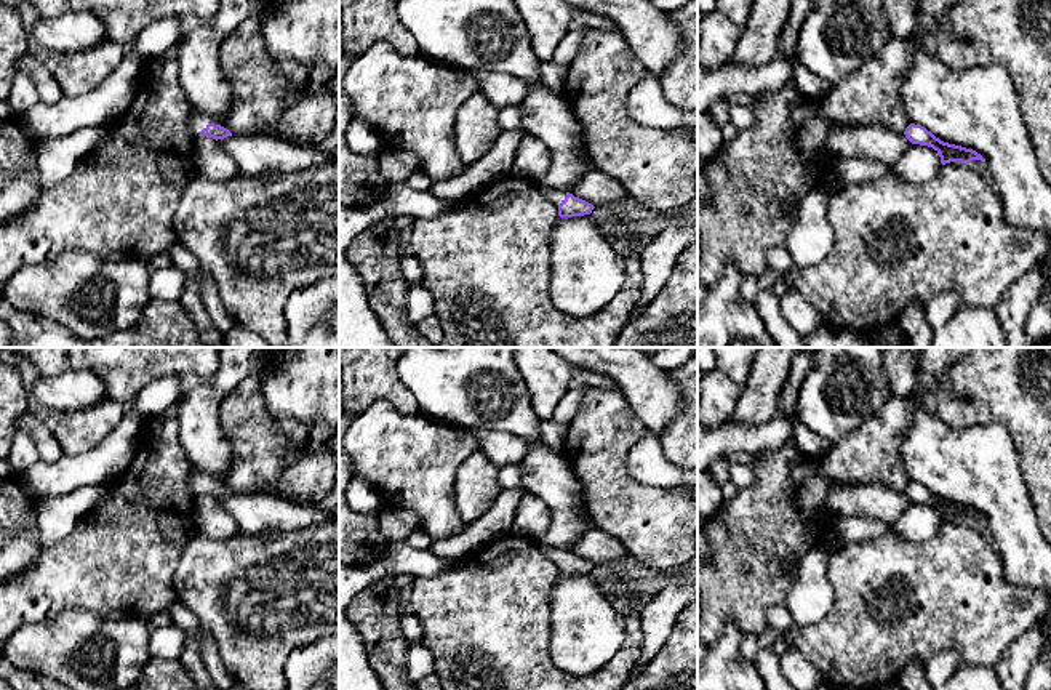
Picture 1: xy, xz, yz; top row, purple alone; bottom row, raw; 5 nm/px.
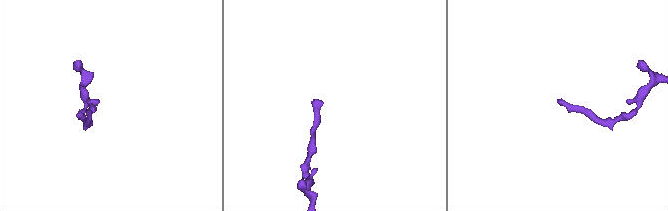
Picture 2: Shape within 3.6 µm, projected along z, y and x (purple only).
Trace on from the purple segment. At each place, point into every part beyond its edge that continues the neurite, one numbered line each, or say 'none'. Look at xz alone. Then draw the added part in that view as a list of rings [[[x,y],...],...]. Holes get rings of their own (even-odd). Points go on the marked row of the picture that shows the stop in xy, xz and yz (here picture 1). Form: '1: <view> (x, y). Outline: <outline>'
1: xz (555, 196). Outline: [[[542,187],[545,197],[558,208],[558,205],[565,200],[566,192],[558,191],[558,189],[549,189]]]

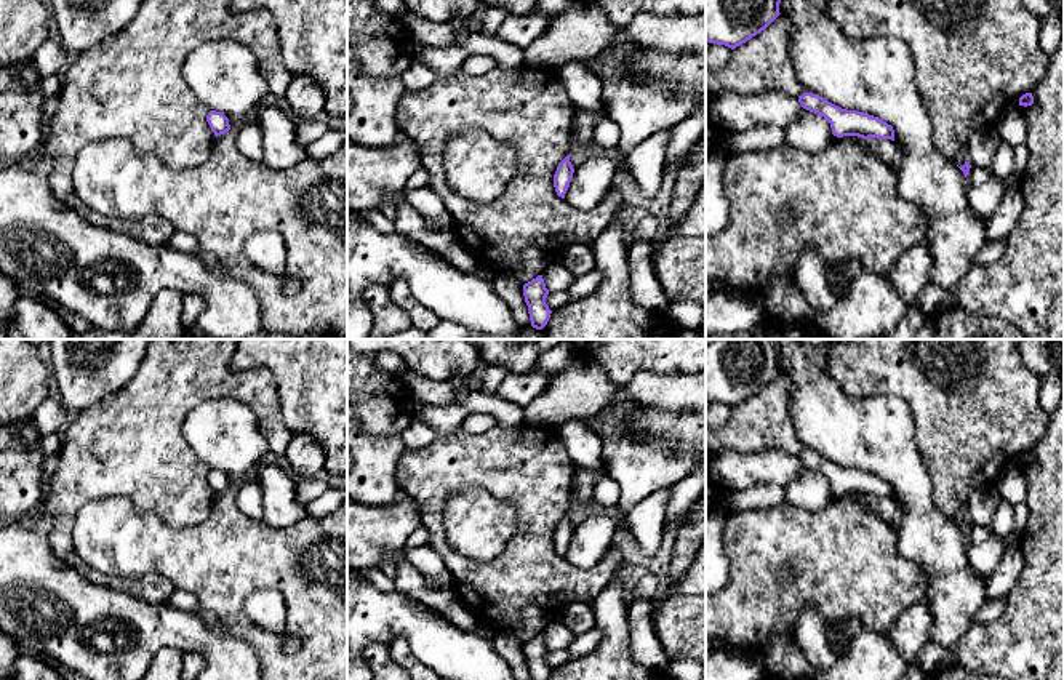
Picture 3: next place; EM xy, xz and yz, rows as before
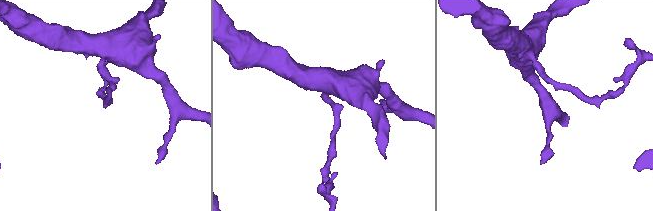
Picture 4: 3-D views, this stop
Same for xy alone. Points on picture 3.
none

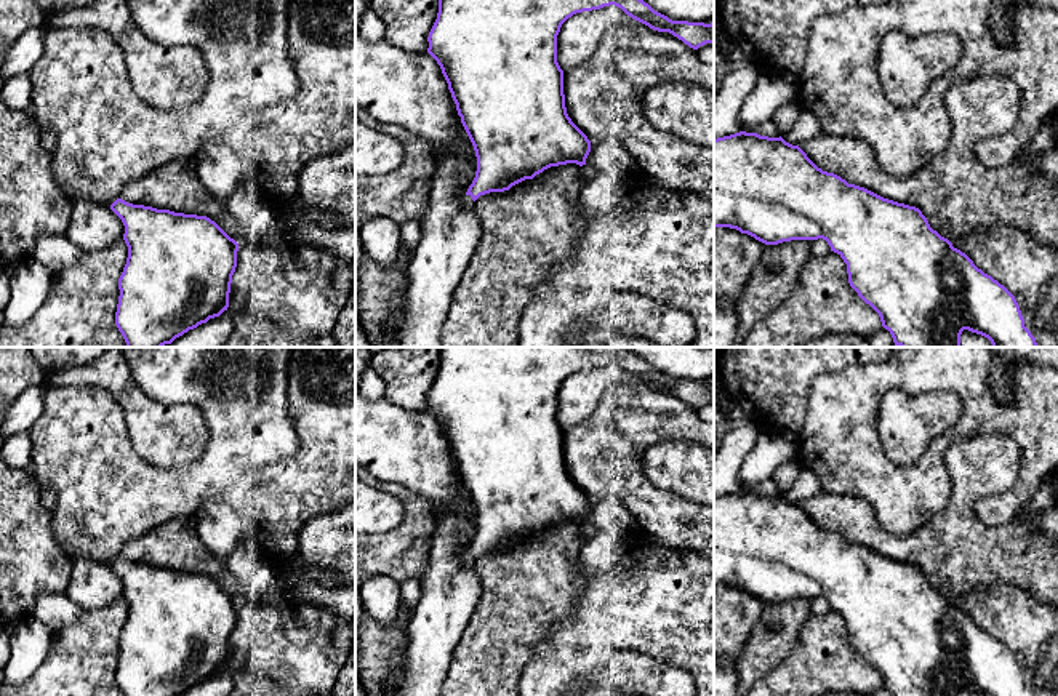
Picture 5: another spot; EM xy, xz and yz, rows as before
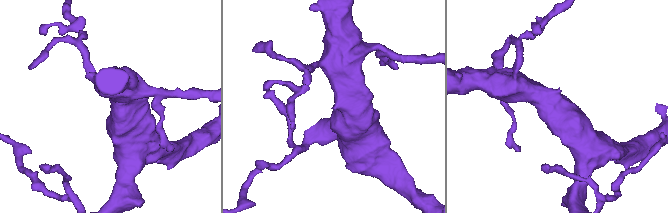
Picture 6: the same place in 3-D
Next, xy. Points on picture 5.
none

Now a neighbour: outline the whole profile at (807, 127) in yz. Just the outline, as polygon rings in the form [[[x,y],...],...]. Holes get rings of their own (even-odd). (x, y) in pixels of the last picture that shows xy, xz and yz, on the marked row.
[[[800,109],[792,128],[781,134],[781,138],[792,146],[800,146],[804,141],[813,139],[821,133],[823,130],[816,115],[808,109]]]

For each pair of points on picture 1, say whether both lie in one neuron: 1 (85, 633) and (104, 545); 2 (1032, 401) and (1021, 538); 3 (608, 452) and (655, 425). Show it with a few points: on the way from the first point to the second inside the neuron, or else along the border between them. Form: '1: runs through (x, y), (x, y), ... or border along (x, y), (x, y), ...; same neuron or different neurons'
1: border along (127, 618), (67, 609), (53, 620); different neurons
2: border along (1016, 447), (1019, 471), (1034, 508); different neurons
3: border along (624, 397), (632, 413), (648, 433); different neurons

